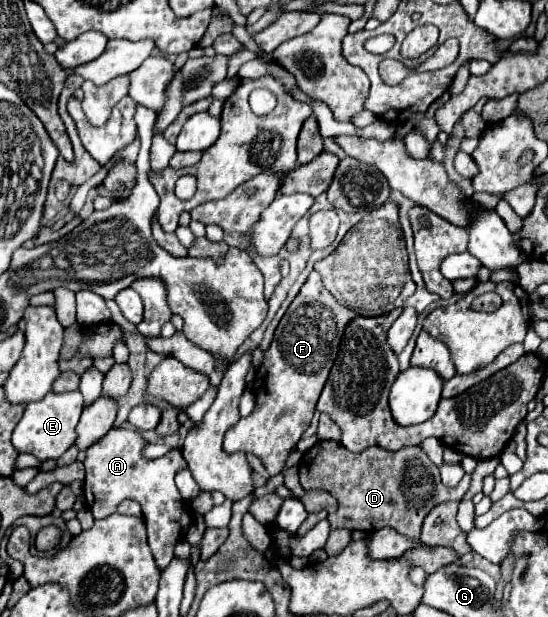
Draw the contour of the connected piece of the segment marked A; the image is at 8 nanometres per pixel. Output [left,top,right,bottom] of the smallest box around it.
[83,428,193,570]

